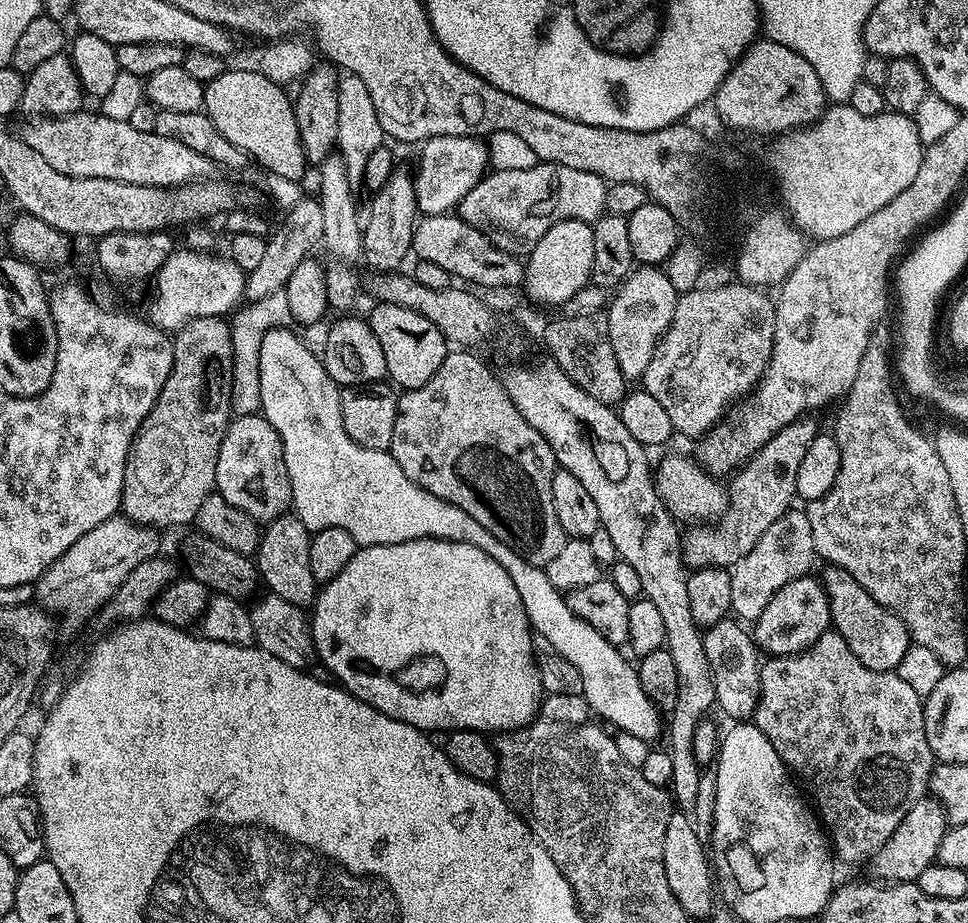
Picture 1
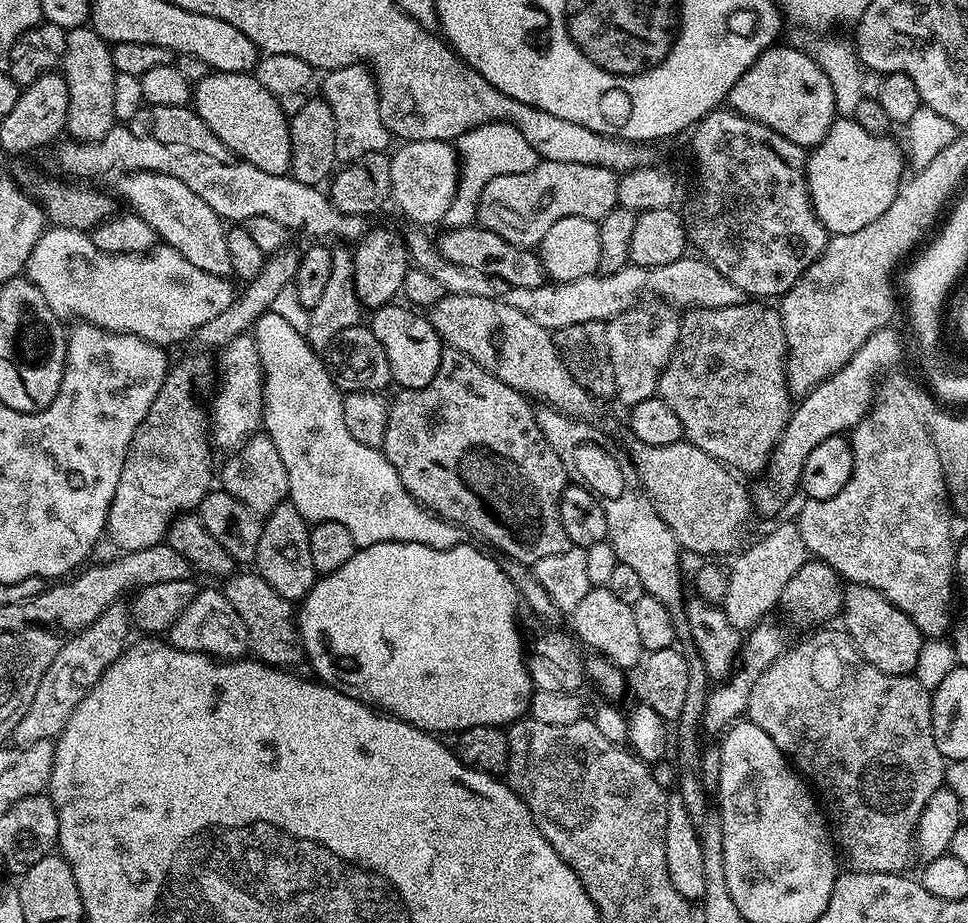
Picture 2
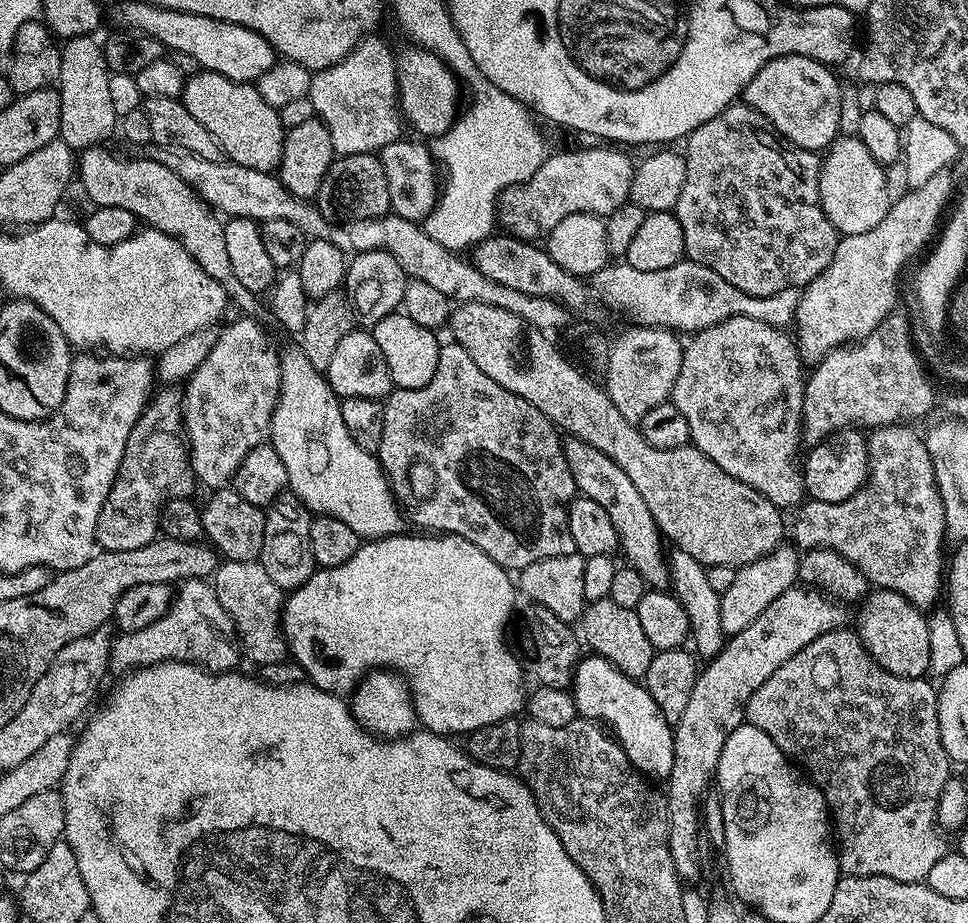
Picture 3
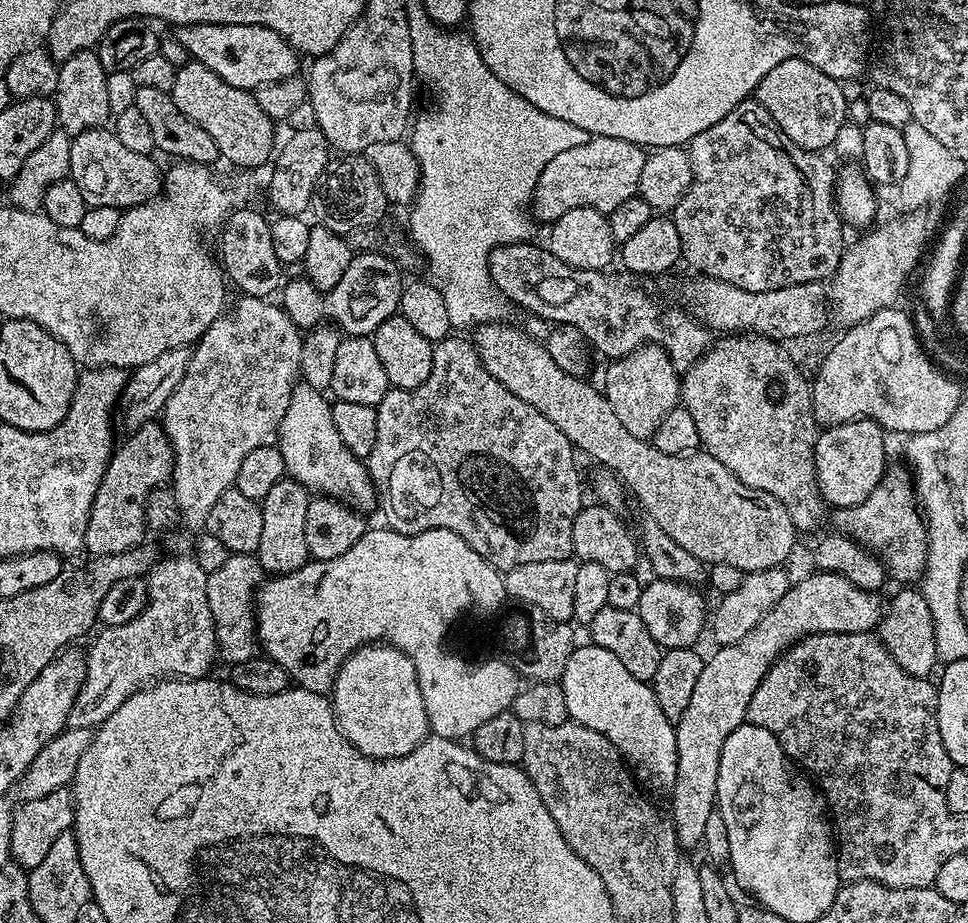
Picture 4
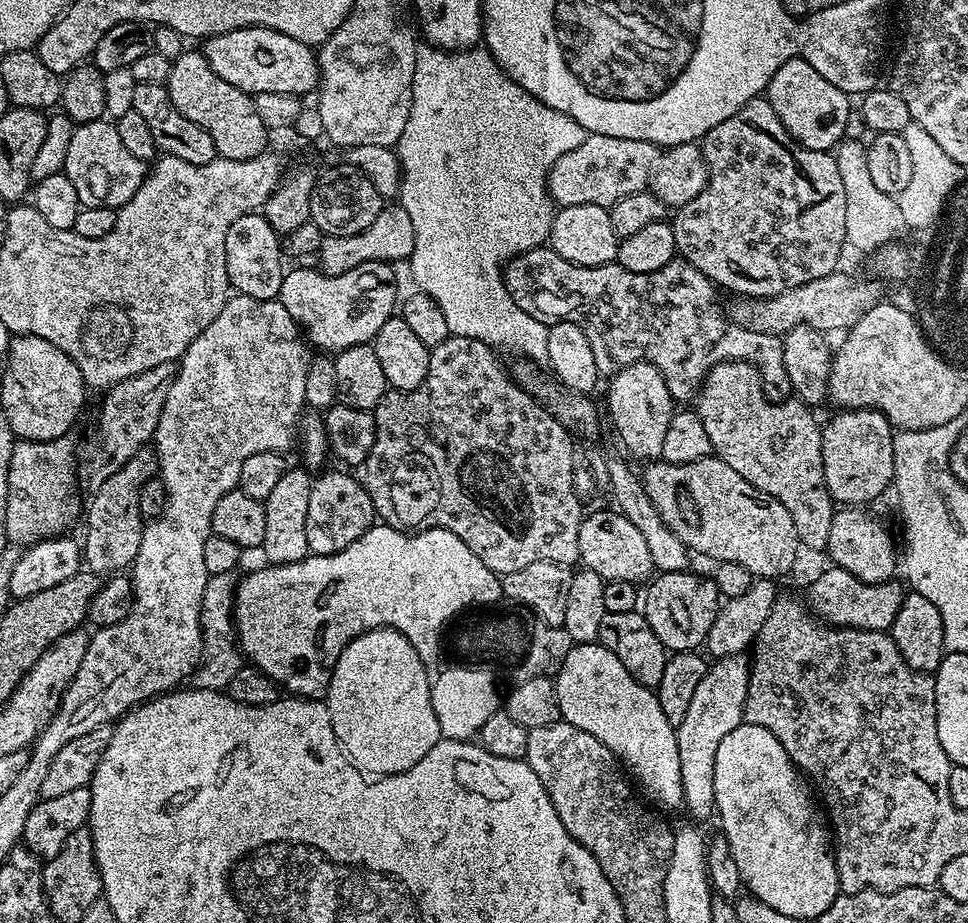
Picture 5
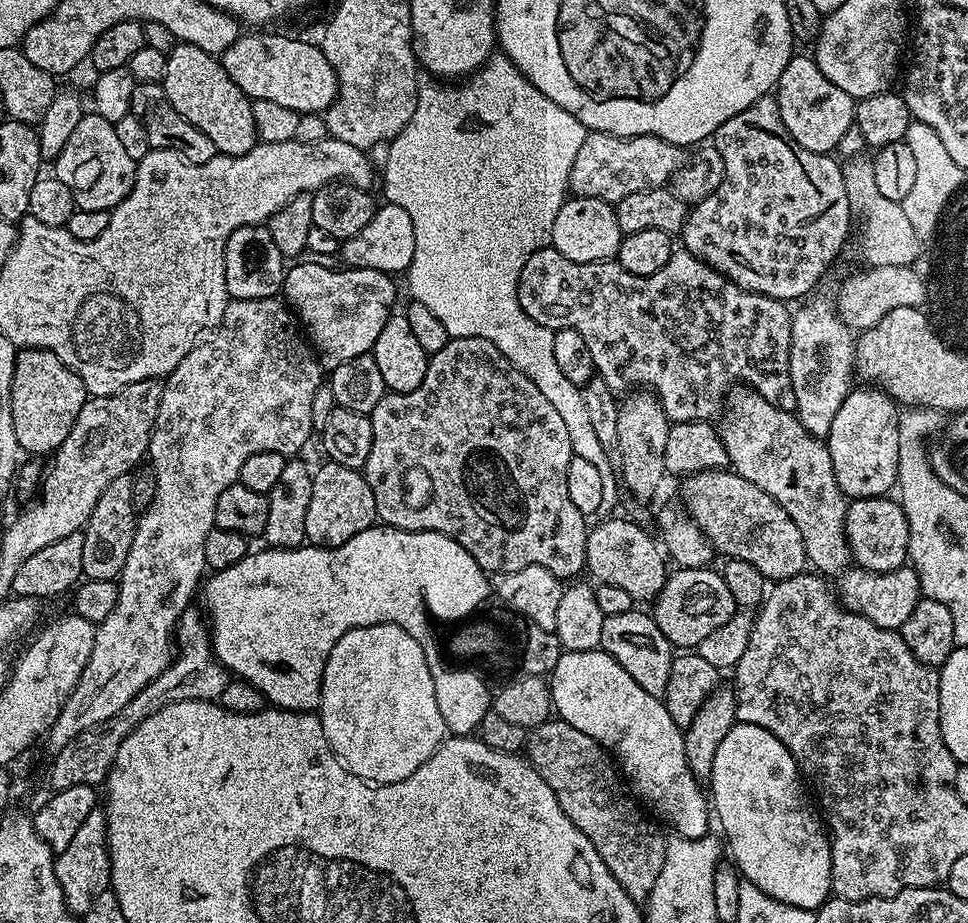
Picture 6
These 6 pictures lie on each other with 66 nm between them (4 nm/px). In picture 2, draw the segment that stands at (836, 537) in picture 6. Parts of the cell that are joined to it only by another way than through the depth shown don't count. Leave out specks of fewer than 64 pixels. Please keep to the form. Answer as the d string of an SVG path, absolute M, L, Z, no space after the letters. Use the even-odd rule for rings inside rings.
M745 302L734 306L722 306L721 308L694 308L683 313L680 322L680 340L676 344L676 353L670 358L670 362L664 367L660 375L660 387L658 395L661 400L678 414L678 422L682 422L684 440L689 444L698 446L706 454L710 454L715 460L727 466L729 469L740 472L763 473L768 466L768 457L780 441L786 422L792 416L794 407L793 397L788 390L788 379L784 377L784 361L788 359L788 339L784 336L784 327L780 321L780 313L775 307L763 308L760 302Z

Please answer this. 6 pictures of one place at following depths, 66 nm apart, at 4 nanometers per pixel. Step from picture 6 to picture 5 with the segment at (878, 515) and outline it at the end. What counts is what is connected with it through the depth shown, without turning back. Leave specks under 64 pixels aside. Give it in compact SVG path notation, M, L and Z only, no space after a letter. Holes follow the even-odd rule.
M844 506L833 511L826 555L835 567L860 576L862 582L887 584L898 572L898 540L876 516L860 506Z

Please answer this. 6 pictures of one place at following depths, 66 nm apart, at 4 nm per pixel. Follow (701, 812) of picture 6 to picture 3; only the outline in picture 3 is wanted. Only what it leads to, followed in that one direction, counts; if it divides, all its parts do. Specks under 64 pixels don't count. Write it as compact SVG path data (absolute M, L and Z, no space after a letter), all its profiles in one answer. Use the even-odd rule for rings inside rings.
M588 654L576 665L570 693L577 713L603 725L641 776L667 781L674 766L674 728L662 718L658 702L650 698L639 679L622 674L606 658Z

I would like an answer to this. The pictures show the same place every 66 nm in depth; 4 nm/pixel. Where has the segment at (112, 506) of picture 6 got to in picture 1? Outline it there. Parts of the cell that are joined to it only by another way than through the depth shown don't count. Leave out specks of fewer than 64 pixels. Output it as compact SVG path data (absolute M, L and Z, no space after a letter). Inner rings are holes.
M211 316L194 318L183 324L172 342L174 362L166 386L158 394L150 414L142 422L128 451L124 489L120 499L123 515L131 523L153 530L172 528L175 524L191 525L202 502L213 495L218 470L218 450L228 425L234 419L232 411L232 340L231 323L227 319Z

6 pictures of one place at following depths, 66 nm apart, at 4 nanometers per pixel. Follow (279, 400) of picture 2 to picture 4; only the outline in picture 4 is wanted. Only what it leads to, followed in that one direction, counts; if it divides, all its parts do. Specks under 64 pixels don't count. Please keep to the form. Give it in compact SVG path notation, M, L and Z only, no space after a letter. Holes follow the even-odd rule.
M303 382L293 387L290 406L286 408L286 418L280 427L278 447L284 459L285 473L303 484L309 493L333 496L357 510L365 510L377 503L376 487L372 485L368 465L349 450L342 438L338 438L332 404L321 389L311 388Z

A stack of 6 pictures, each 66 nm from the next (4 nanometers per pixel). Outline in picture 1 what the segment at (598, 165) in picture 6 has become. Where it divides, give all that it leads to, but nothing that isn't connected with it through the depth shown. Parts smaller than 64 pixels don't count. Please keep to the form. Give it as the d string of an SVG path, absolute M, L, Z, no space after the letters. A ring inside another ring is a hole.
M537 162L533 168L526 170L492 170L489 171L462 198L458 205L458 215L474 230L486 234L498 250L506 250L510 254L523 257L531 252L532 247L554 226L563 220L587 220L595 222L605 215L604 203L608 193L608 184L598 174L590 174L586 170L570 170L570 166L558 166L557 164L545 164Z

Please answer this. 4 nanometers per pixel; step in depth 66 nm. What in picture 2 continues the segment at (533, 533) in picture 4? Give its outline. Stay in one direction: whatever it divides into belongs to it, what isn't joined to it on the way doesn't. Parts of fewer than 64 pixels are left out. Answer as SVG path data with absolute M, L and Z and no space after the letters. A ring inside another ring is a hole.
M445 347L441 351L438 374L430 383L421 388L405 388L397 393L396 397L391 397L388 405L386 438L382 451L384 457L390 462L390 466L394 466L394 470L398 470L398 478L402 478L402 486L417 502L431 512L435 512L437 516L441 516L442 519L449 520L452 524L459 524L471 535L473 532L474 535L481 536L486 543L493 544L500 552L505 552L503 555L507 559L517 560L520 564L531 566L550 554L562 554L562 550L566 550L570 546L566 538L566 530L562 530L562 518L560 517L560 499L570 483L568 472L562 466L562 458L558 458L558 454L554 454L554 446L550 446L550 442L546 442L536 421L529 397L506 386L506 382L494 378L494 374L490 374L485 368L478 366L478 362L474 362L474 358L462 354L456 348L449 347Z

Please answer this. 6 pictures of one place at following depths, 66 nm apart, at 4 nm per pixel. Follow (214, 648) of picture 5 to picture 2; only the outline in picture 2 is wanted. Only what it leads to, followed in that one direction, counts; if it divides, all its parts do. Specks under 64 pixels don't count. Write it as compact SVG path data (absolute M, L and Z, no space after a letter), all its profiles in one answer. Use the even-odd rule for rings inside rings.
M240 570L223 581L222 591L230 606L238 610L238 618L246 622L251 655L273 666L296 666L305 659L304 647L300 644L298 616L293 601L282 598L252 570Z

